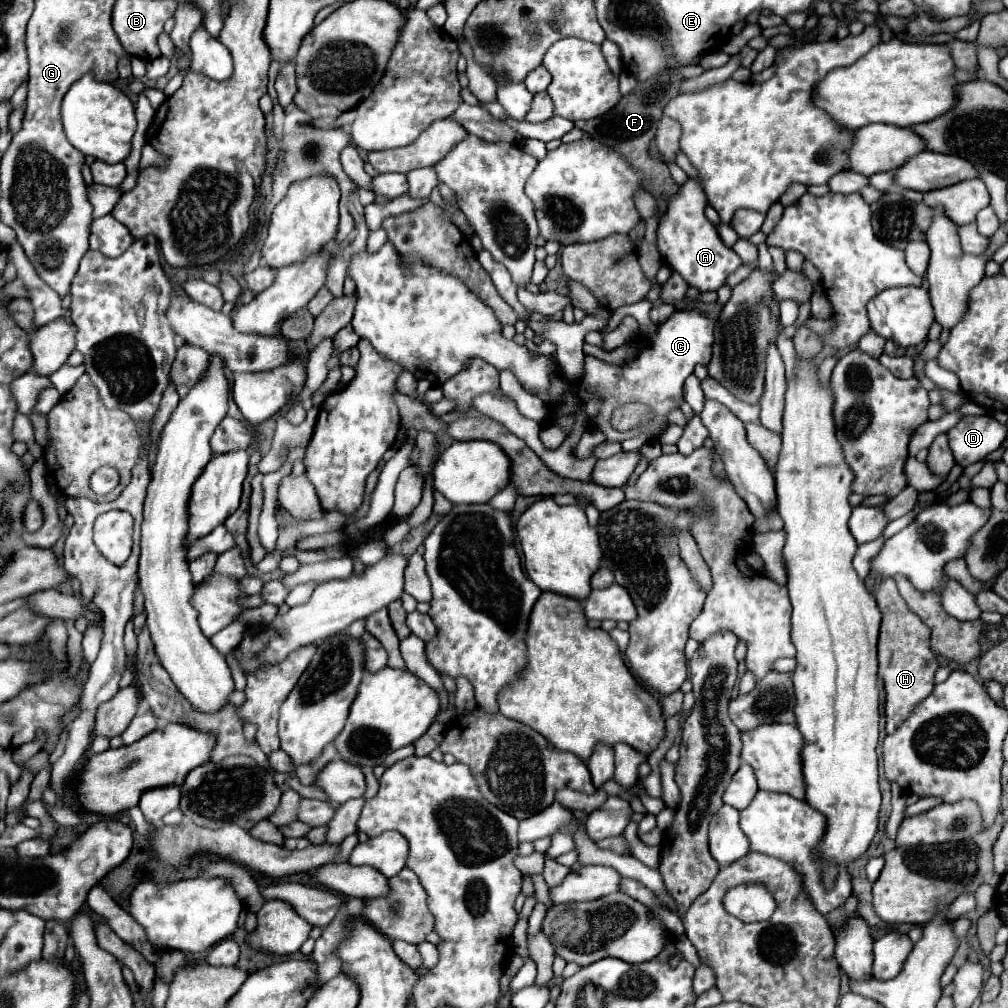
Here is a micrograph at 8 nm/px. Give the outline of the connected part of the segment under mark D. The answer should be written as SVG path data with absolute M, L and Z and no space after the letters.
M964 416L948 438L956 462L966 468L1000 448L1006 440L1006 426L992 416Z

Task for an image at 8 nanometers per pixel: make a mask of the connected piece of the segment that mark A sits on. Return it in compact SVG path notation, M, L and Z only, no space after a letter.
M688 180L680 188L680 192L676 192L668 200L668 210L660 218L656 230L656 248L662 256L662 262L674 272L678 272L688 286L694 286L700 292L720 288L726 282L726 278L742 264L740 256L736 256L734 250L720 240L716 228L706 218L706 204L708 202L704 190L694 180Z

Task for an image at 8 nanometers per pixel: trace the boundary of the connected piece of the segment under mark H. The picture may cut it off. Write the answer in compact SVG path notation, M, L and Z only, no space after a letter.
M892 578L880 580L874 598L882 612L880 638L878 638L878 676L884 682L884 692L886 692L886 702L884 702L886 732L892 734L900 726L900 722L908 718L912 708L932 692L934 672L938 668L938 662L928 644L930 630L922 624L922 620L914 612L910 612L904 598L898 594L896 582Z

